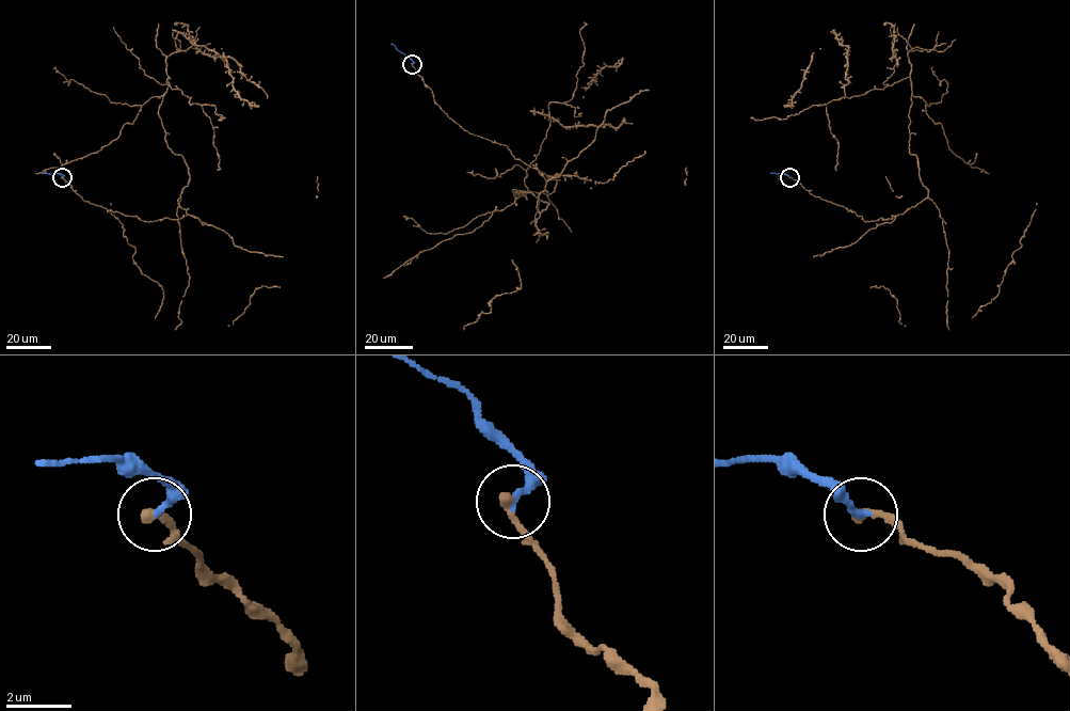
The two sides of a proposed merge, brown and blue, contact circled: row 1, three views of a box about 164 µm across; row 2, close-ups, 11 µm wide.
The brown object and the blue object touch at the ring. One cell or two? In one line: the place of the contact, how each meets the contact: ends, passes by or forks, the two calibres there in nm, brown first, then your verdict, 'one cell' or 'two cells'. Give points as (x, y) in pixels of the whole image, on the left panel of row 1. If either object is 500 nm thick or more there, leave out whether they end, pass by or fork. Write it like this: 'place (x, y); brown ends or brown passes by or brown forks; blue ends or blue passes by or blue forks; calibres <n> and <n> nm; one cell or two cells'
place (62, 177); brown ends; blue ends; calibres 300 and 240 nm; one cell

